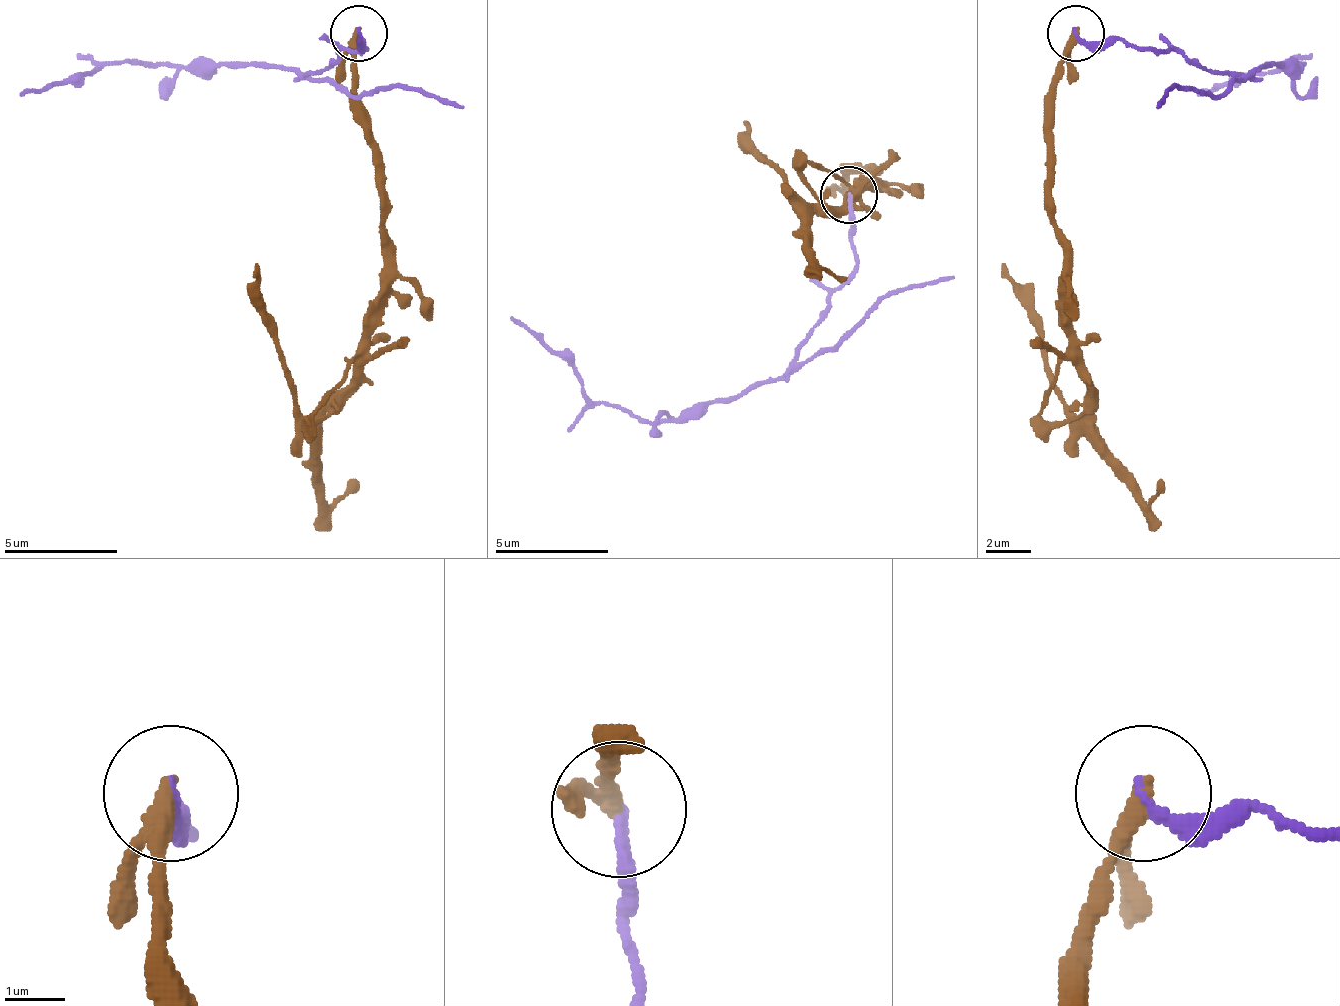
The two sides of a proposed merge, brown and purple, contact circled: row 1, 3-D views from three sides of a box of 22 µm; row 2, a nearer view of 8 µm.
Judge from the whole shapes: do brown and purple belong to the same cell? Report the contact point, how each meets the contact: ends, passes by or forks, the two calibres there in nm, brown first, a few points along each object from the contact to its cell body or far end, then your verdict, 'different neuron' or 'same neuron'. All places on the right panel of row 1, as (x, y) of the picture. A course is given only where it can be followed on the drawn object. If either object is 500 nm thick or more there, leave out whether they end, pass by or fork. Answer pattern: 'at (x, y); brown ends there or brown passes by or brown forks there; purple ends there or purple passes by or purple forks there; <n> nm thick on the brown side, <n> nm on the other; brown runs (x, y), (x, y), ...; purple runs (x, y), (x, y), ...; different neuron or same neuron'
at (1075, 33); brown passes by; purple ends there; 260 nm thick on the brown side, 200 nm on the other; brown runs (1074, 35), (1051, 103), (1063, 301), (1074, 364), (1085, 381), (1080, 415), (1051, 381), (1040, 324), (1000, 261); purple runs (1074, 35), (1176, 52), (1216, 74), (1301, 63), (1284, 63), (1238, 74), (1199, 97); different neuron

